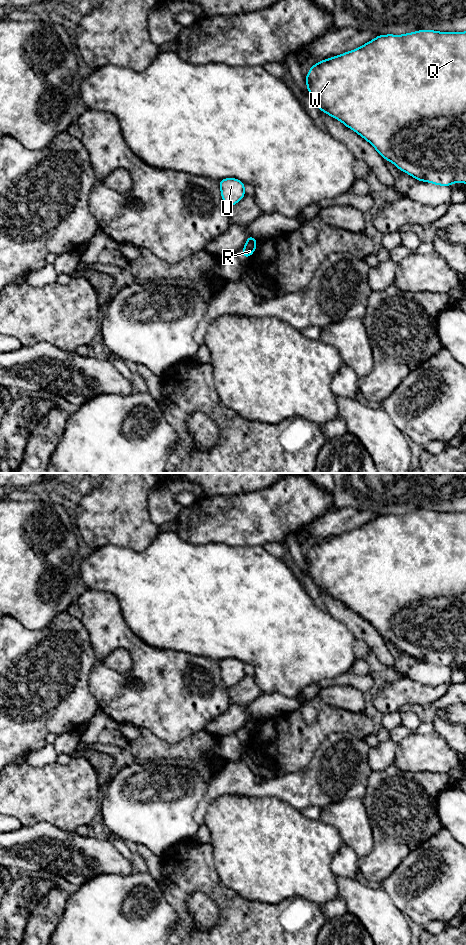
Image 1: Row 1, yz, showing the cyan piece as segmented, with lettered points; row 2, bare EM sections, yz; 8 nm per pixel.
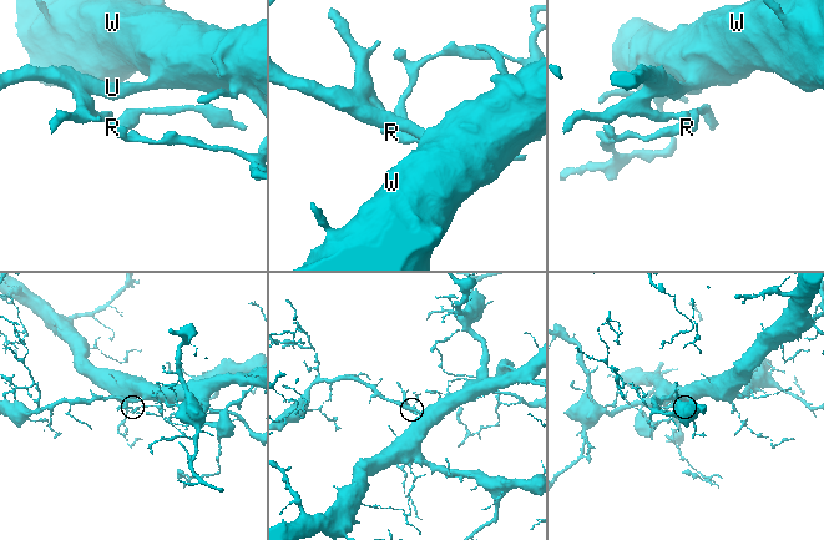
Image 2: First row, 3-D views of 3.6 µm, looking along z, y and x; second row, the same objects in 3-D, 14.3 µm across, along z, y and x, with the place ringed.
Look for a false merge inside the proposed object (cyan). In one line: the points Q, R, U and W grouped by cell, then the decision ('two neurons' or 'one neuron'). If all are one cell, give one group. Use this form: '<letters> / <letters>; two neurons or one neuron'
Q U W / R; two neurons

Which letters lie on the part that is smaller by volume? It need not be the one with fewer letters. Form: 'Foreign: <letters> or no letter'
Foreign: R

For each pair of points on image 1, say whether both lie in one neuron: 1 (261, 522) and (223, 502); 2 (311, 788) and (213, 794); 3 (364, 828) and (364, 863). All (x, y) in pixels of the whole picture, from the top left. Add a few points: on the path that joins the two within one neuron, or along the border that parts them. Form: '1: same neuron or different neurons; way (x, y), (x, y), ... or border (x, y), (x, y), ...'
1: same neuron; way (252, 519), (240, 519), (232, 511)
2: same neuron; way (287, 788), (237, 787)
3: different neurons; border (373, 834), (373, 849), (366, 855), (358, 857)

